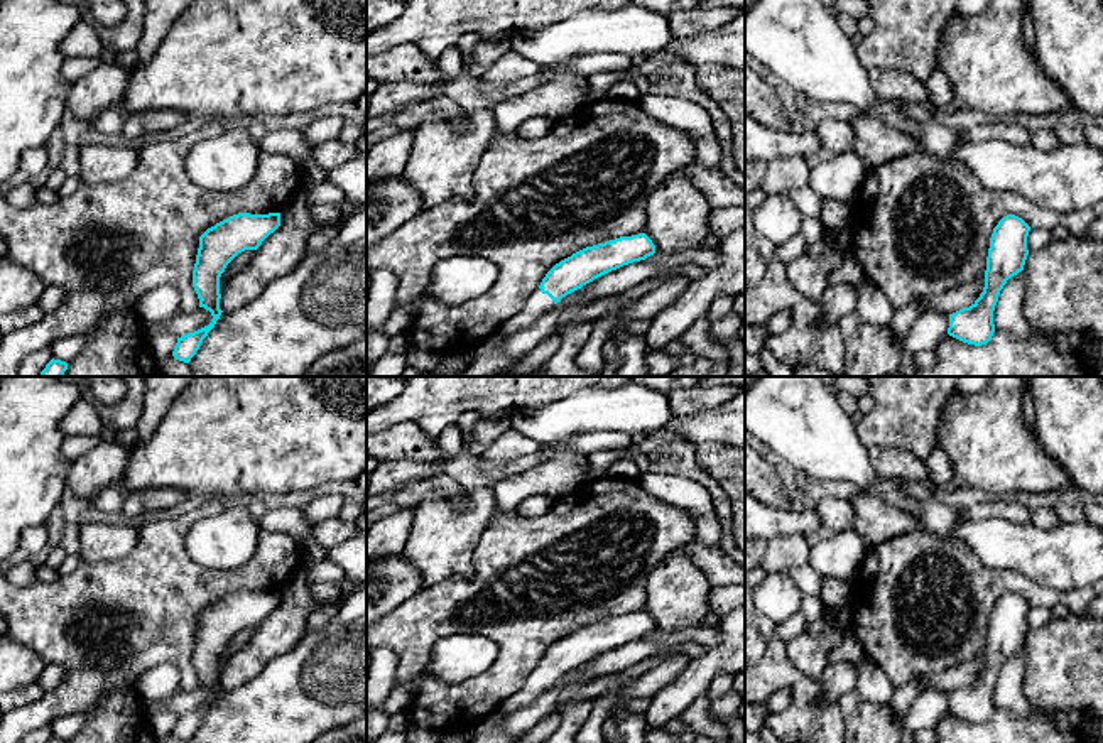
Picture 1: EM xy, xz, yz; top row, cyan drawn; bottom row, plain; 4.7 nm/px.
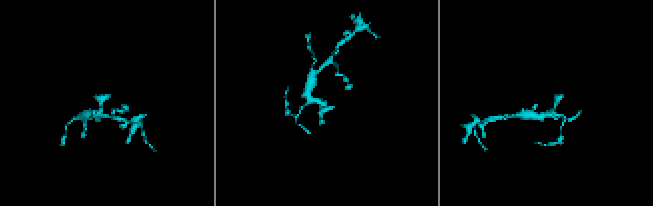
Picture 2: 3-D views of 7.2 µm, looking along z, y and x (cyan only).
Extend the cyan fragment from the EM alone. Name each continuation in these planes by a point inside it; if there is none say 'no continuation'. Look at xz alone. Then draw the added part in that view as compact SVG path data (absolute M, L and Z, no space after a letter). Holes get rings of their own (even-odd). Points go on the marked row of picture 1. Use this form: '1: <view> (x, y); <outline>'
1: xz (537, 304); M537 287L524 307L498 328L498 333L503 336L520 333L530 328L539 317L551 312L554 306L554 301Z

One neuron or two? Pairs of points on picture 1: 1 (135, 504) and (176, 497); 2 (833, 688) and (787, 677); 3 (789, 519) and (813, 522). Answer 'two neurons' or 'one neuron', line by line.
1: one neuron
2: two neurons
3: one neuron

